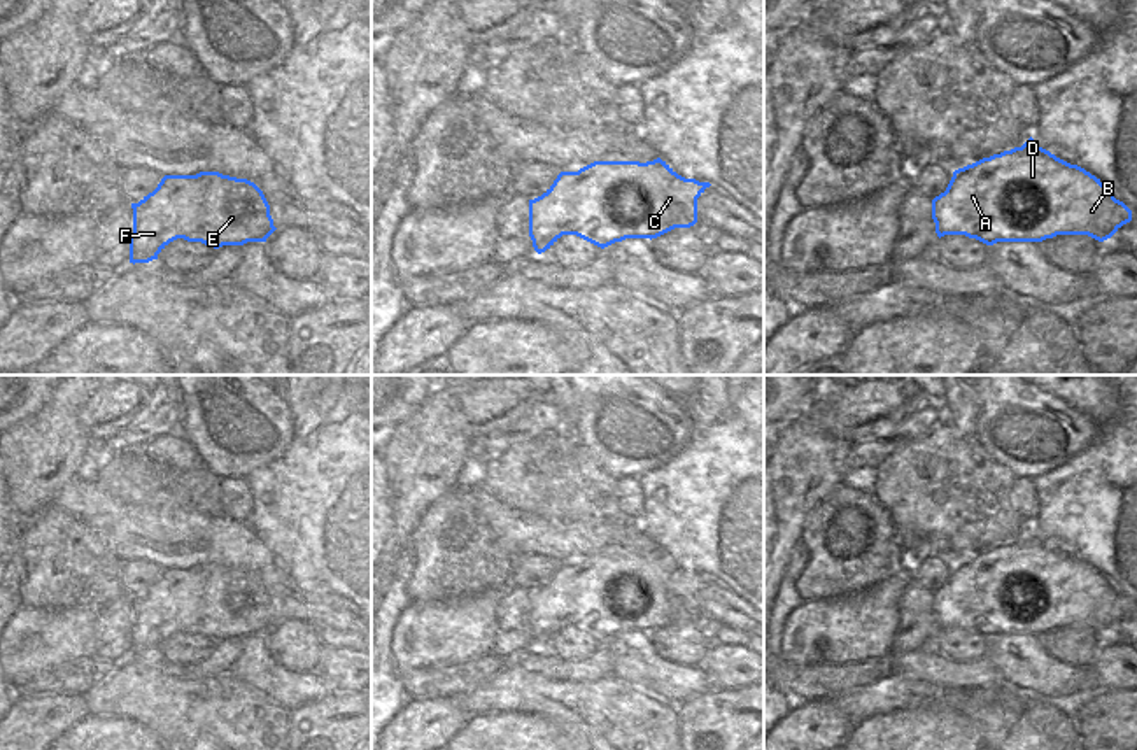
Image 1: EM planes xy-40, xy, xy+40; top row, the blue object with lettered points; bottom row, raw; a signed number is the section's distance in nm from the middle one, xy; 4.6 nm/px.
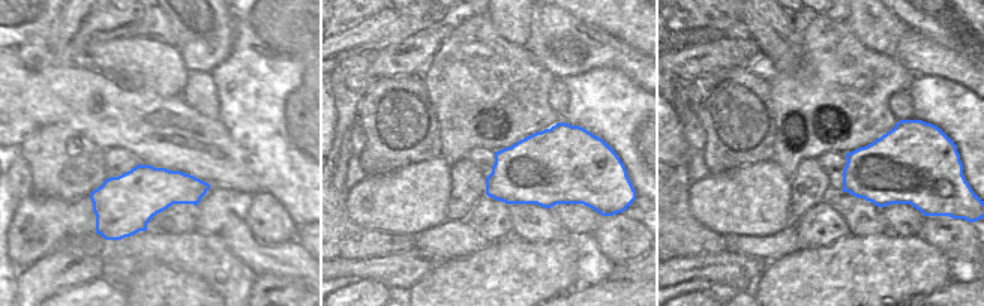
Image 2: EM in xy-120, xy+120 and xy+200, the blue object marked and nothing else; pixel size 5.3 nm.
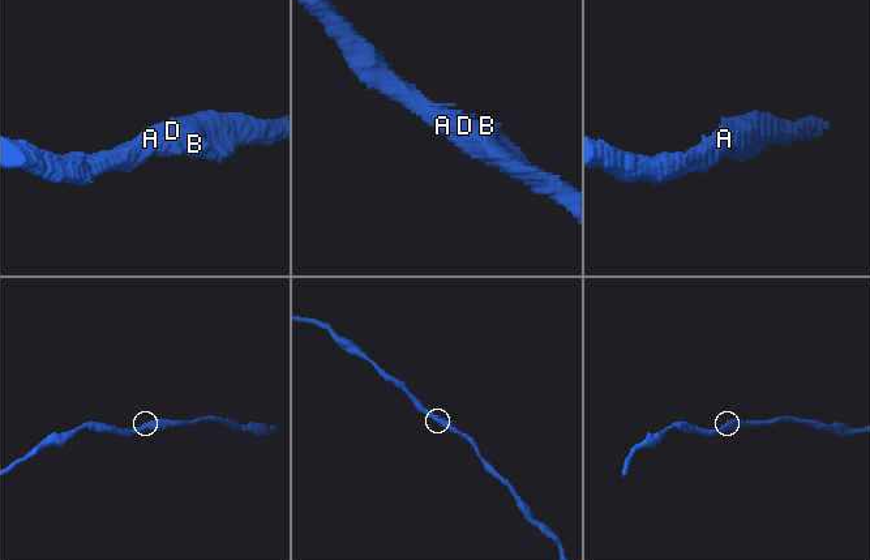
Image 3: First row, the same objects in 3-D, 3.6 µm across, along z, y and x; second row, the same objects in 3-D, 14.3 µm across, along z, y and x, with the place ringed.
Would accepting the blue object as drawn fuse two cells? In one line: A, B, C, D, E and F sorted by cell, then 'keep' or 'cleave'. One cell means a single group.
groups A B C D E F; keep

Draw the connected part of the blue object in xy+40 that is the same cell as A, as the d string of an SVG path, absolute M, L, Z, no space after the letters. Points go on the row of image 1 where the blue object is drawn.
M1030 137L1021 147L958 168L944 193L932 200L937 237L965 235L986 245L1042 242L1056 235L1111 238L1132 221L1132 210L1095 175L1039 147Z

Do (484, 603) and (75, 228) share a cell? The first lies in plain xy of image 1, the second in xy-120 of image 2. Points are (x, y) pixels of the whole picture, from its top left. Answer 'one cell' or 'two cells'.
two cells

